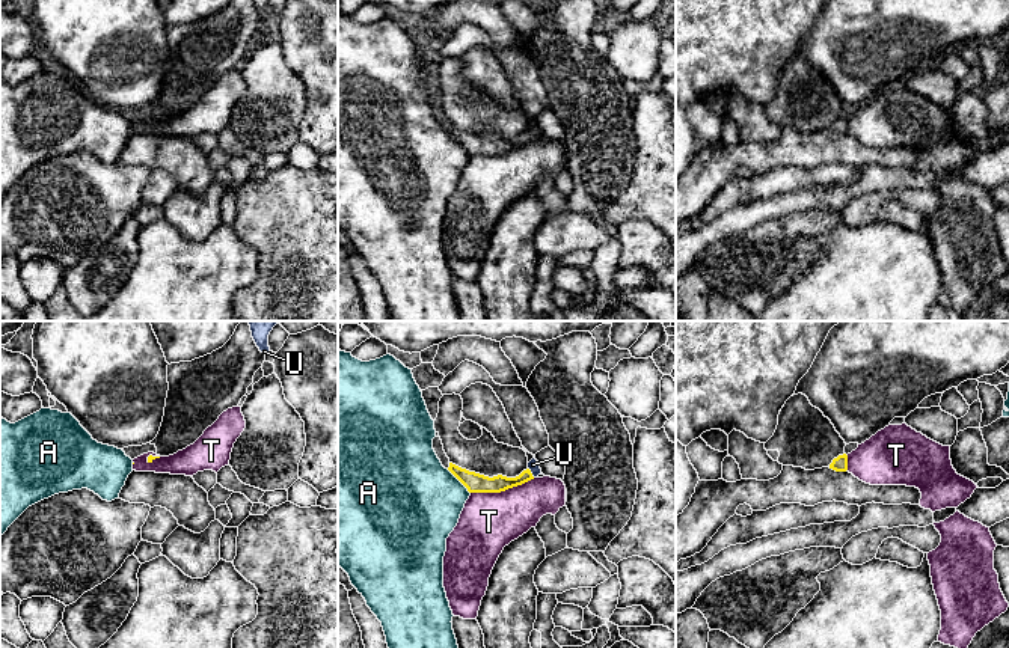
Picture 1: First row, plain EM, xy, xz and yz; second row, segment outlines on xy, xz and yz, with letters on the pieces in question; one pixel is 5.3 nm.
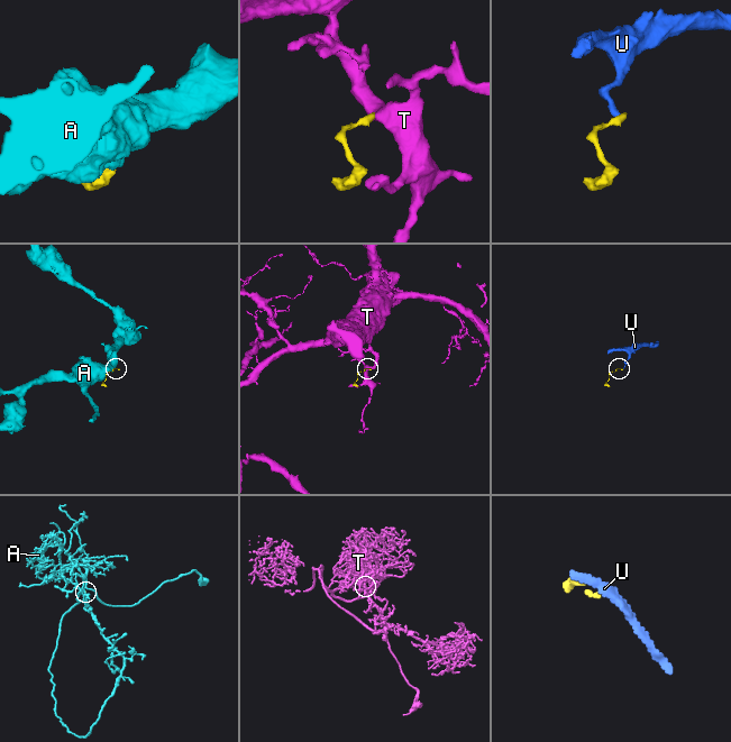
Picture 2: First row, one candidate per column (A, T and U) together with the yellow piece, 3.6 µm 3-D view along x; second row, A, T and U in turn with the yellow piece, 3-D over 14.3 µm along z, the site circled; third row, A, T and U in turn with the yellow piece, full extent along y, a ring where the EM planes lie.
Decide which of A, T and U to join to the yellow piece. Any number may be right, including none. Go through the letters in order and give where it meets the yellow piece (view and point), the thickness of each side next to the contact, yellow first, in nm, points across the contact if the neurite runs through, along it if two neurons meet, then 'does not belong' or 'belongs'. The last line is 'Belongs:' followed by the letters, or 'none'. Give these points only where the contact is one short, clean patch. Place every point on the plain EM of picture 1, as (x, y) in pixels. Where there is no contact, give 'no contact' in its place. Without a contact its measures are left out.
A: xz (459, 142) | 110/460 nm | does not belong
T: xz (502, 152) | 110/320 nm | along xz (534, 140), (499, 154), (471, 155) | does not belong
U: xz (530, 134) | 90/60 nm | across xz (484, 146), (518, 143), (530, 134), (533, 127) | belongs
Belongs: U

